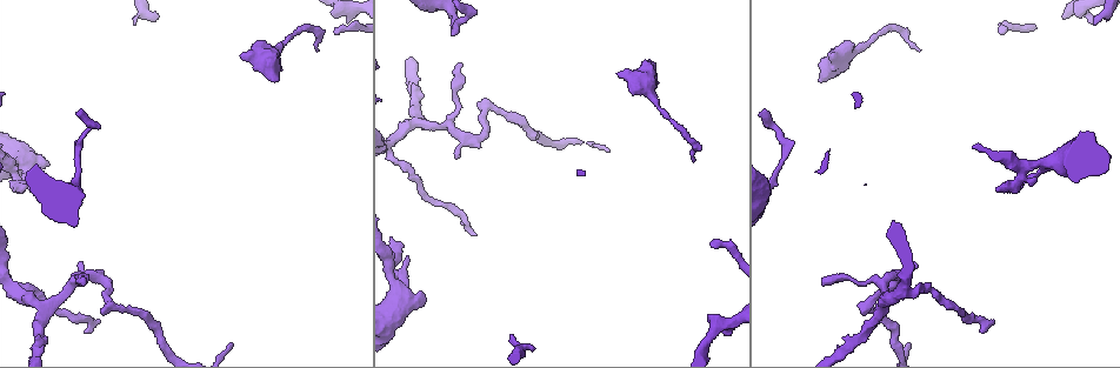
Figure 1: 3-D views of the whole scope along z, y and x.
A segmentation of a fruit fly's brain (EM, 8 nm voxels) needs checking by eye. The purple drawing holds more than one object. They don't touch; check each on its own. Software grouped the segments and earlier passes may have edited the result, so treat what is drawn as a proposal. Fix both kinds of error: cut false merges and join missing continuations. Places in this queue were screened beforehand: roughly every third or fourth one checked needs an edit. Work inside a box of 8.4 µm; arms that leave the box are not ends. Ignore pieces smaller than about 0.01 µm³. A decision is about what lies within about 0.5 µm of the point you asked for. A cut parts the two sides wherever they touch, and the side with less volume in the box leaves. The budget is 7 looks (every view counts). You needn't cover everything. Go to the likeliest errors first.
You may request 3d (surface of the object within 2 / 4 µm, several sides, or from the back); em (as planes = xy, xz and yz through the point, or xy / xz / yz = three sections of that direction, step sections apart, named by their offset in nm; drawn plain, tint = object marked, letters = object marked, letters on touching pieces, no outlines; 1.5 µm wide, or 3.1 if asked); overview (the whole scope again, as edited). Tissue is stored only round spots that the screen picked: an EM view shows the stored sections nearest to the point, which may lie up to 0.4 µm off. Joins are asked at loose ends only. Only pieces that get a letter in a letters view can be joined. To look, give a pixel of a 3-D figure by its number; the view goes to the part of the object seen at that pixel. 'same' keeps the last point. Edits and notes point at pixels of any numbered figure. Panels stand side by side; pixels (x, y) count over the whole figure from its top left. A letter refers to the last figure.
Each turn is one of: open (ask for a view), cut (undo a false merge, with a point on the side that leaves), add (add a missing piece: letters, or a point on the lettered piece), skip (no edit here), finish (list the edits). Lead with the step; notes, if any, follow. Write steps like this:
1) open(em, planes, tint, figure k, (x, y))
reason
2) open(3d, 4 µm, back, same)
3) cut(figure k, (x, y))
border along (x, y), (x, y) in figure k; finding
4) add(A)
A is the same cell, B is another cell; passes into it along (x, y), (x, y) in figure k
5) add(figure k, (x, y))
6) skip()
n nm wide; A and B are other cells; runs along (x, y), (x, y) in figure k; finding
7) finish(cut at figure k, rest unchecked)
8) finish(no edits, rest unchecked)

open(em, planes, plain, figure 1, (240, 54))
branch stops here

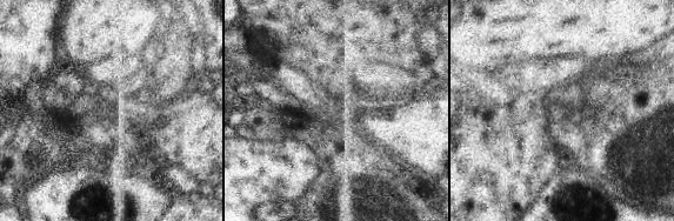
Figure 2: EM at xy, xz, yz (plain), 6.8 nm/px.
open(em, planes, letters, same)

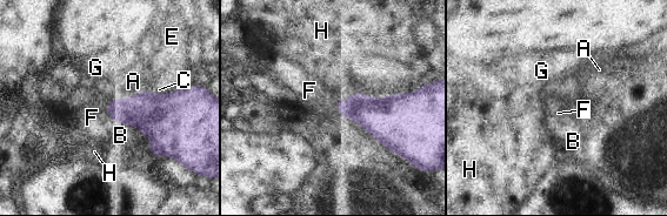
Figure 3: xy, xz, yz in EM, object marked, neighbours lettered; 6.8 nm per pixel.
skip()
A, B, C, E, F, G and H are other cells; border along (359, 92), (339, 100), (334, 105) in figure 3; no lettered piece goes on from it

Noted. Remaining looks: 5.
open(3d, 4 µm, figure 1, (1093, 24))
free end

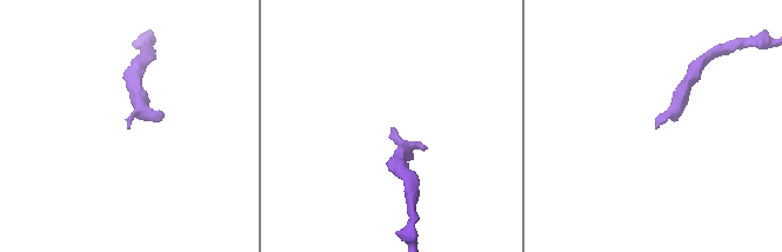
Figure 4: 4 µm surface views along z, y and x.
open(em, xy, step 8, tint, figure 4, (129, 127))

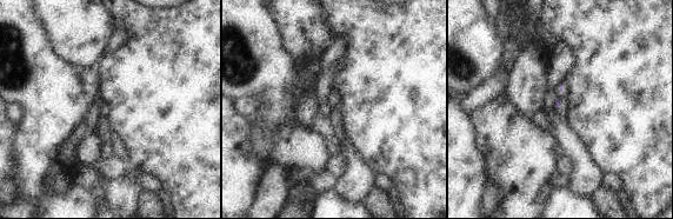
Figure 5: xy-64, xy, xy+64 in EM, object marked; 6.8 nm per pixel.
open(em, planes, letters, same)
cut it another way

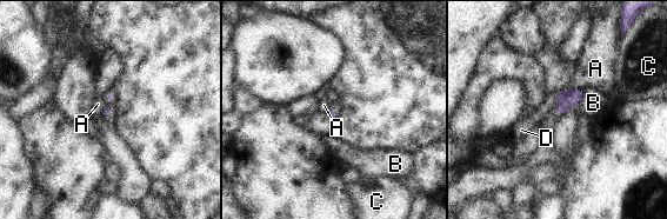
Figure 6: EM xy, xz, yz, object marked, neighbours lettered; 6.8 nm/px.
add(D)
D is the same cell, A, B and C are other cells; it goes on there

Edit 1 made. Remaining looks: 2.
finish(add at figure 6, rest unchecked)

